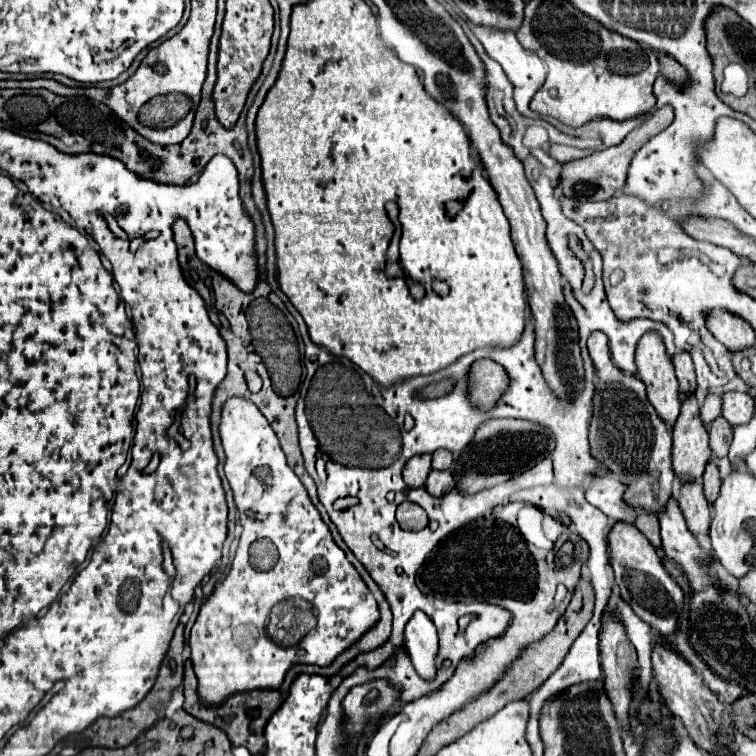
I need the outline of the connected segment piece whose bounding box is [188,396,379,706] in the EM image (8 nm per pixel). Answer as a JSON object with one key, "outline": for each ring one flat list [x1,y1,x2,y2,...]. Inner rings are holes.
{"outline":[[229,398,221,408,219,434,227,456,225,476,233,490,243,534,239,538,239,548,225,582,219,582,215,592,201,606,188,640,189,659,199,682,197,692,207,706,219,706,235,692,279,688,293,664,329,666,339,654,351,648,359,636,367,634,367,630,379,622,379,608,373,594,355,566,345,558,345,552,333,542,327,524,321,520,319,510,309,500,301,480,289,468,279,440,259,408,247,398],[261,466,269,468,269,482,263,482,255,476,255,468],[257,538,269,538,279,550,279,562,269,572,257,572,249,566,249,546]]}

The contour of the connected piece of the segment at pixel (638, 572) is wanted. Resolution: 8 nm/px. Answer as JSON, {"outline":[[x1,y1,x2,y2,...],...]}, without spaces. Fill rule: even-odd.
{"outline":[[615,522,607,532,607,542,609,542,611,566,615,572,615,582,621,590,621,598,625,602,629,600,637,616,645,620,653,630,657,630,663,636,673,634,677,626,677,616,683,608,683,590,663,568,655,548,633,524,627,522]]}

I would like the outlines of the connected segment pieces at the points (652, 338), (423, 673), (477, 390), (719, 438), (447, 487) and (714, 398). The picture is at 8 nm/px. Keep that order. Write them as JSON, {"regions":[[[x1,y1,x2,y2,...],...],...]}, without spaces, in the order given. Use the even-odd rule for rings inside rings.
{"regions":[[[647,332,639,340,635,360,637,360,637,374,639,374,639,378,647,386,647,398,649,398,649,402,657,410,659,418,667,424,667,428,673,428,673,424,675,424,675,420,679,416,679,410,681,410,681,396,679,396,679,384,677,384,675,368,673,368,673,362,667,358,667,352,665,352,661,336,655,334,655,332]],[[415,612,405,628,405,648,423,680,433,680,437,676,437,644,439,638,433,622,423,612]],[[477,360,471,370,471,400,487,410,507,388,507,372,493,360]],[[719,416,711,424,711,428,709,428,709,446,711,446,711,452,713,452,715,458,727,456,729,444,731,444,731,438,733,438,731,434,733,434,733,428,723,416]],[[431,470,425,482,425,488,431,496,441,498,443,494,451,492,455,488,455,480,451,480,451,472,449,470]],[[707,394,705,402,701,404,701,412,699,412,703,424,709,426,719,414,721,414,721,396,717,396,717,394]]]}

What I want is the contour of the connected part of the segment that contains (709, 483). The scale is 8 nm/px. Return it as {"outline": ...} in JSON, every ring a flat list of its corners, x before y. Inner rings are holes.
{"outline":[[713,462,707,464,705,468,705,474,703,474,703,490,705,490,705,498,709,504,713,504,719,496,719,488,721,488,721,476,719,476,719,470]]}

